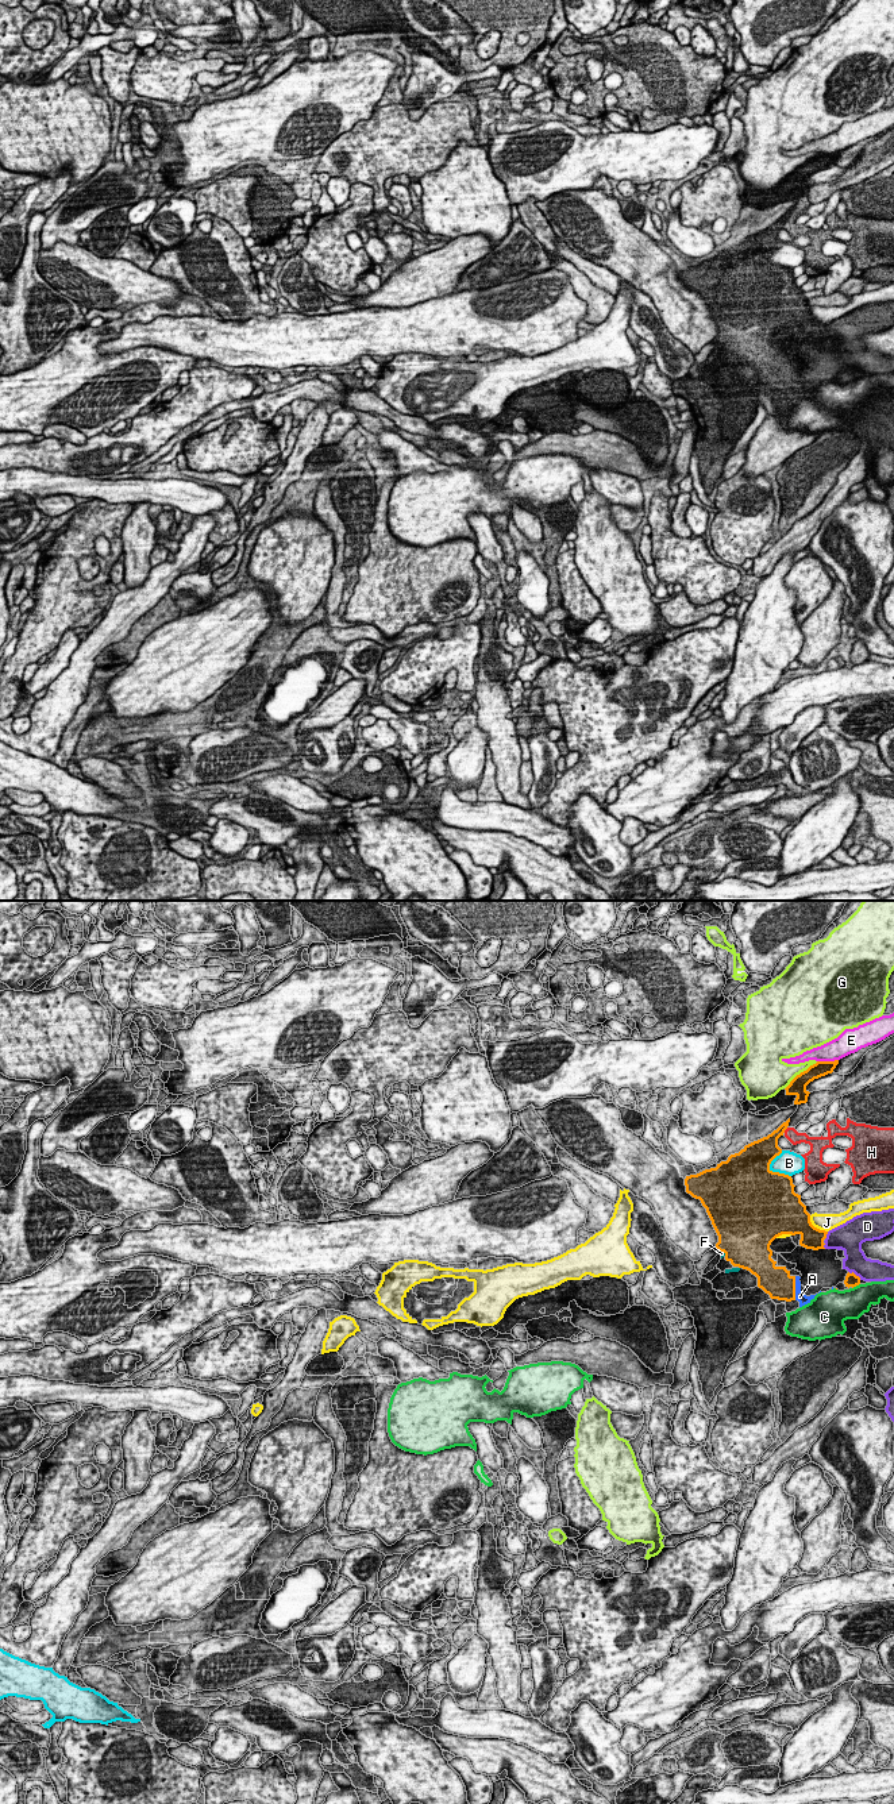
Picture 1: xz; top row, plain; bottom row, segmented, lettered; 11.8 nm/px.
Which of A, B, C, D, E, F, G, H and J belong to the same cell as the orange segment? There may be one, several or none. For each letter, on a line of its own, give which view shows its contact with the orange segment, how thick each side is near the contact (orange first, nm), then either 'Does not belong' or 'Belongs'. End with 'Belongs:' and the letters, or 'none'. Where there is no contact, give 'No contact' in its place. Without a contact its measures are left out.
A: Touches orange in xz. Thickness 360 nm (orange) against 120 nm. Belongs
B: Touches orange in xz. Thickness 500 nm (orange) against 280 nm. Does not belong
C: Touches orange in xz. Thickness 160 nm (orange) against 360 nm. Does not belong
D: Touches orange in xz. Thickness 160 nm (orange) against 280 nm. Does not belong
E: Touches orange in xz. Thickness 190 nm (orange) against 240 nm. Does not belong
F: Touches orange in xz. Thickness 500 nm (orange) against 50 nm. Does not belong
G: Touches orange in xz. Thickness 200 nm (orange) against 300 nm. Does not belong
H: Touches orange in xz. Thickness 190 nm (orange) against 160 nm. Does not belong
J: Touches orange in xz. Thickness 320 nm (orange) against 200 nm. Does not belong
Belongs: A

